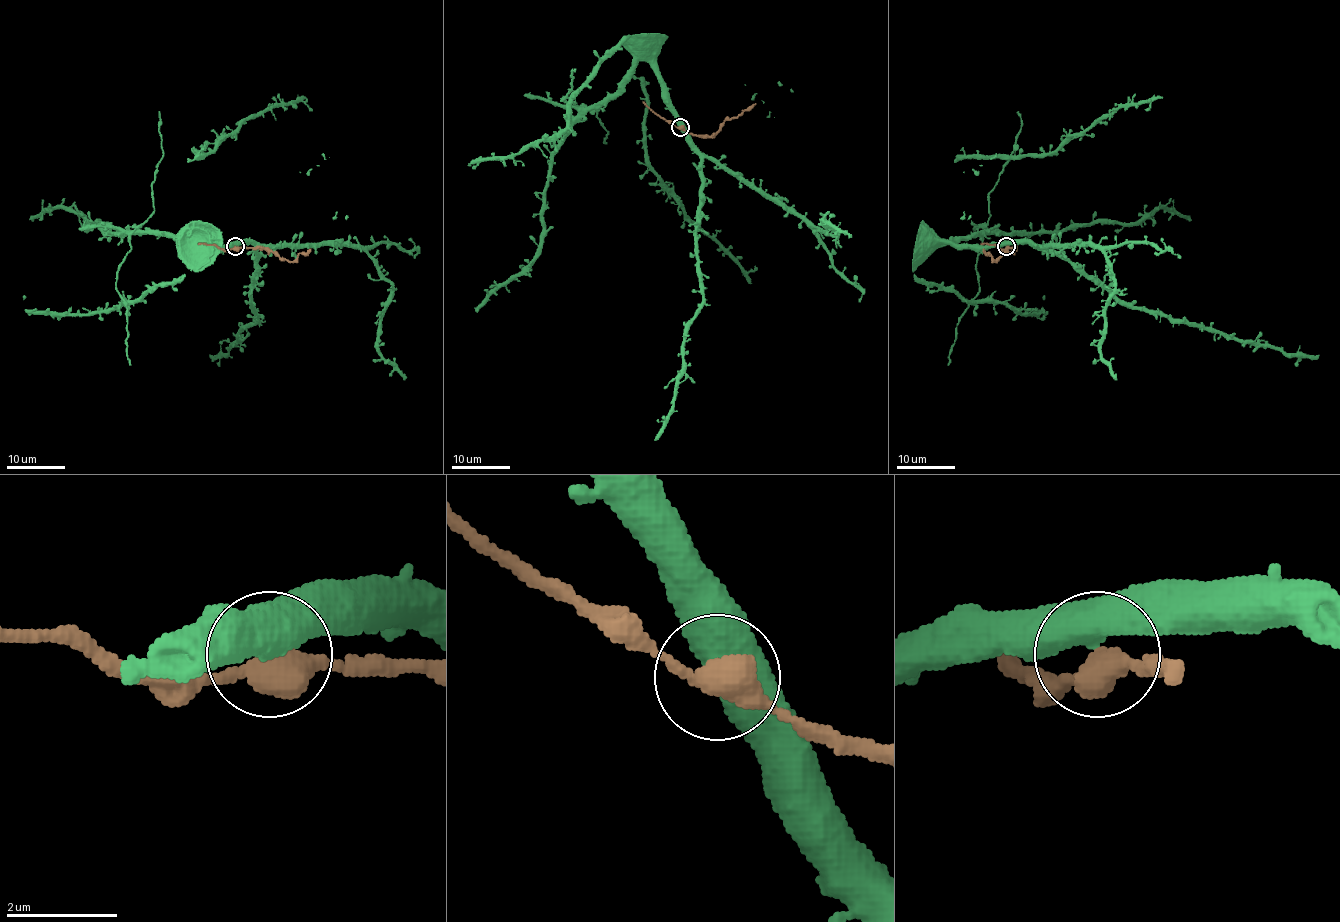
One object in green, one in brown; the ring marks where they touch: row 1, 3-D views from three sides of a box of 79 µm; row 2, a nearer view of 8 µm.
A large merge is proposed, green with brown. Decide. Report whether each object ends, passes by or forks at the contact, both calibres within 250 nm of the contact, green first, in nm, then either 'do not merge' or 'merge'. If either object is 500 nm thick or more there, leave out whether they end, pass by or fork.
calibres 500 and 480 nm; do not merge

